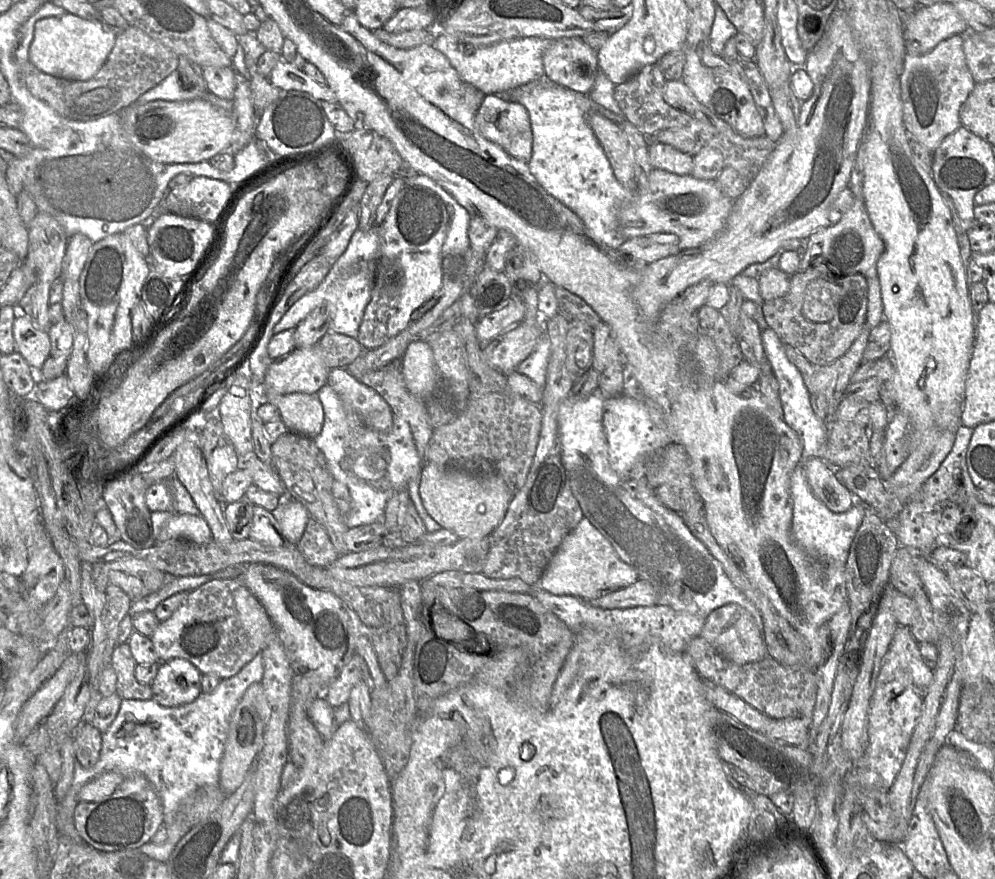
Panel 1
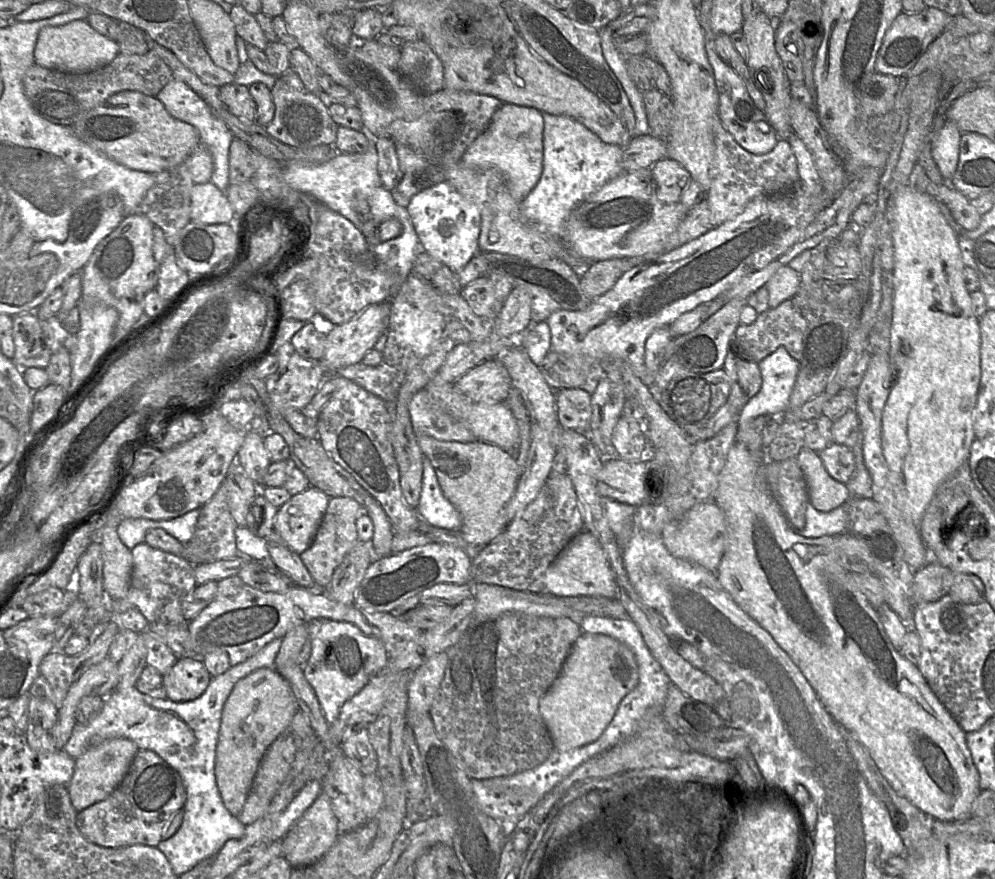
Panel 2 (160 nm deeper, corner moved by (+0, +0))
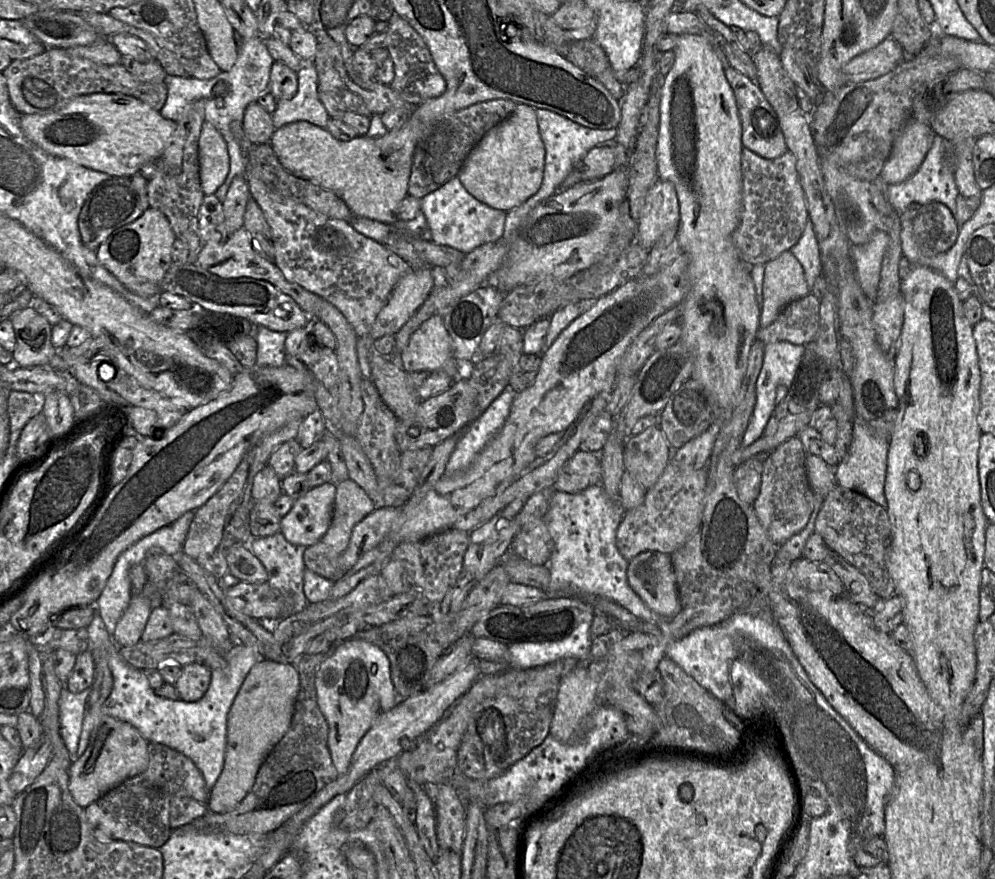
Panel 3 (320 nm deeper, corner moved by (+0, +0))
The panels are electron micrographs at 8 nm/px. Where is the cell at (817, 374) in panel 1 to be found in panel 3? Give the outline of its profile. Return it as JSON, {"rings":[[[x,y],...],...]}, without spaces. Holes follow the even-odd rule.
{"rings":[[[809,293],[785,306],[772,324],[760,327],[756,338],[765,345],[778,341],[806,345],[817,334],[819,311],[819,299]]]}

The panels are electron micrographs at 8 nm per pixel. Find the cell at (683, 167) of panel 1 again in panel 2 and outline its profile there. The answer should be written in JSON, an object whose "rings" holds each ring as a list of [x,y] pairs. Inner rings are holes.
{"rings":[[[663,158],[651,166],[651,171],[658,199],[667,204],[680,202],[682,192],[690,182],[690,174],[688,170],[675,160]]]}

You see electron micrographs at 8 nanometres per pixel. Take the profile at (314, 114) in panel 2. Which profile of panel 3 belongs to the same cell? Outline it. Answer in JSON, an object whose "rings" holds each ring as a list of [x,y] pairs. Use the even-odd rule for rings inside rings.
{"rings":[[[304,63],[297,72],[298,90],[288,100],[278,100],[272,113],[275,130],[297,121],[325,128],[330,116],[318,97],[318,74],[312,63]]]}

